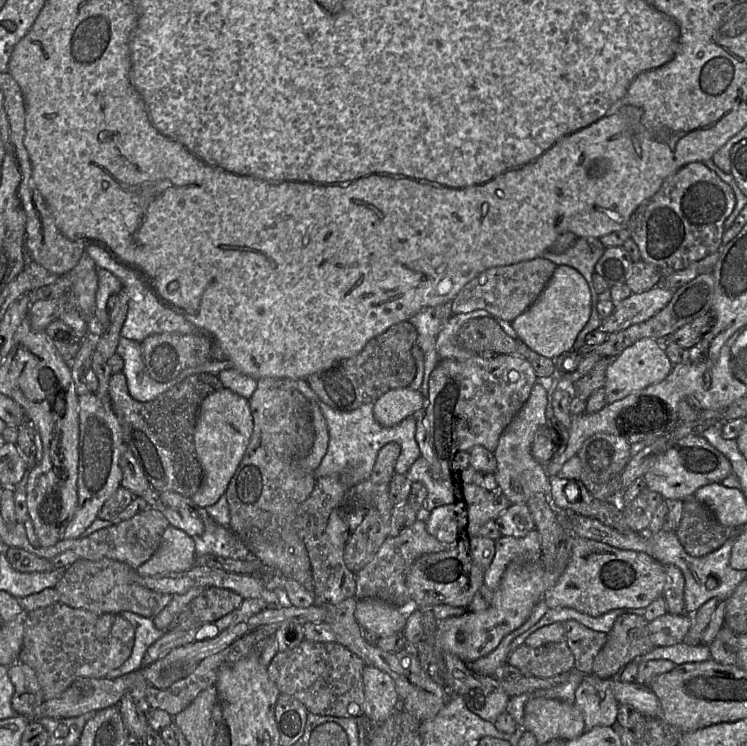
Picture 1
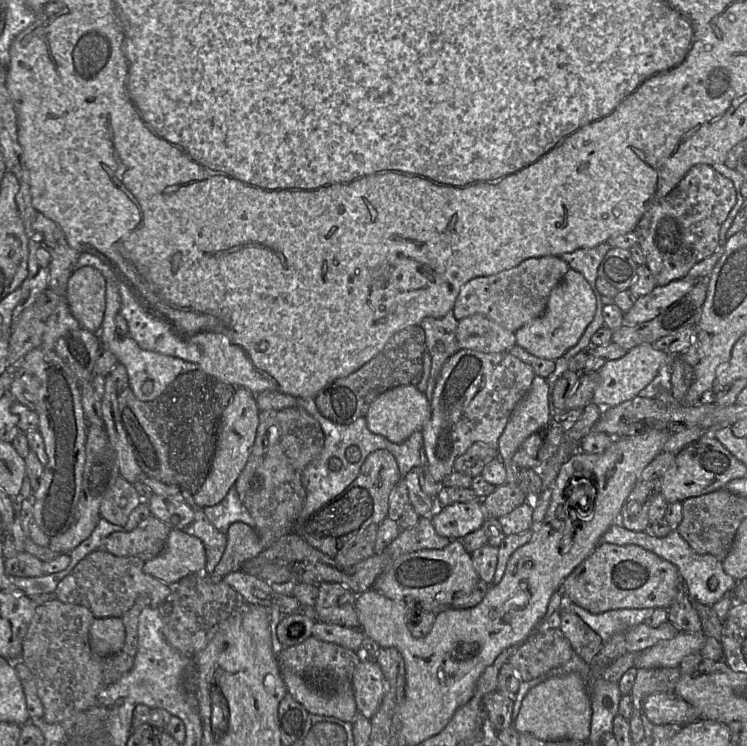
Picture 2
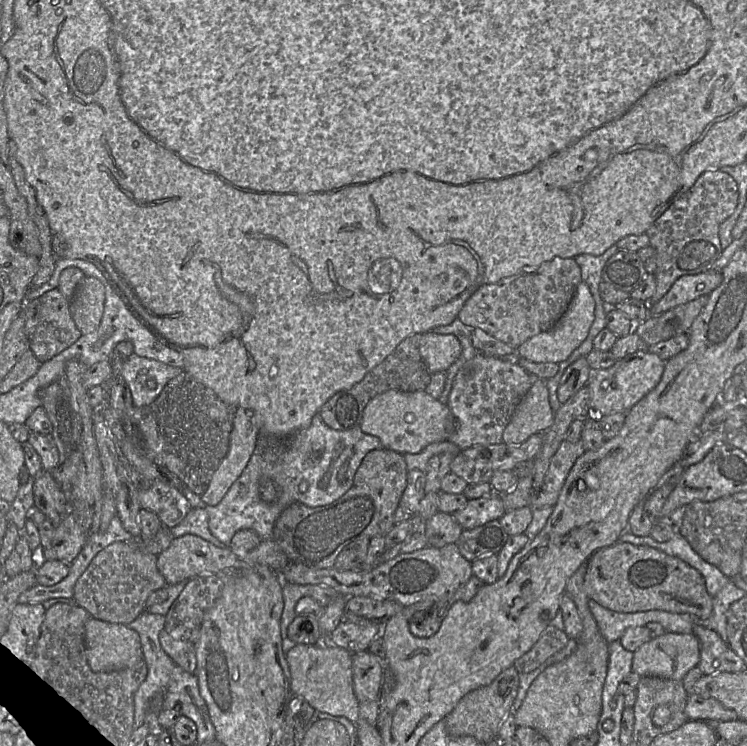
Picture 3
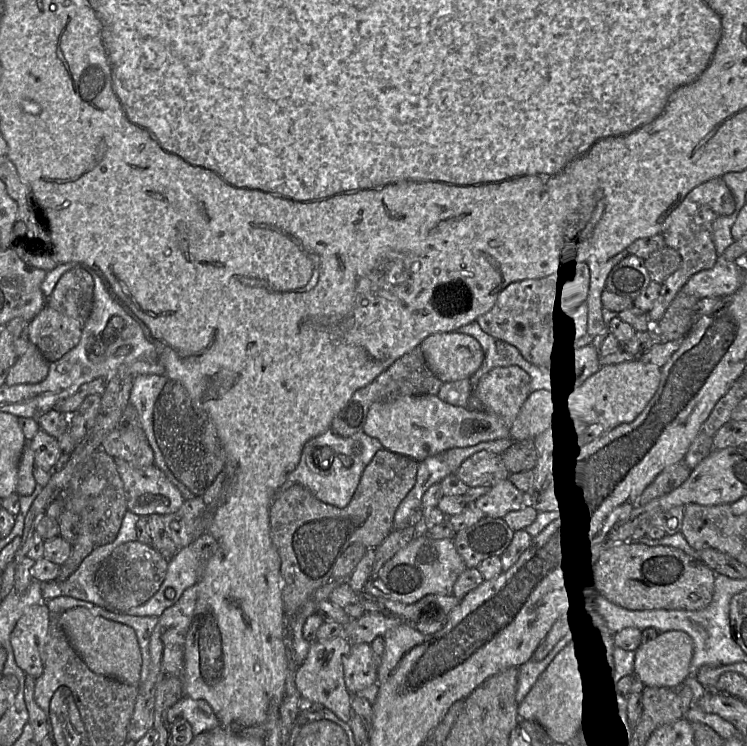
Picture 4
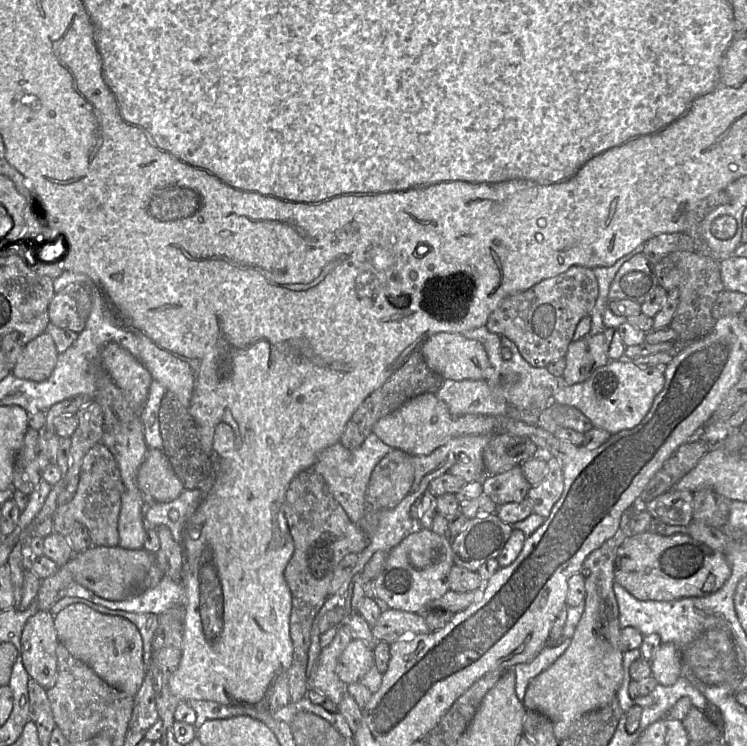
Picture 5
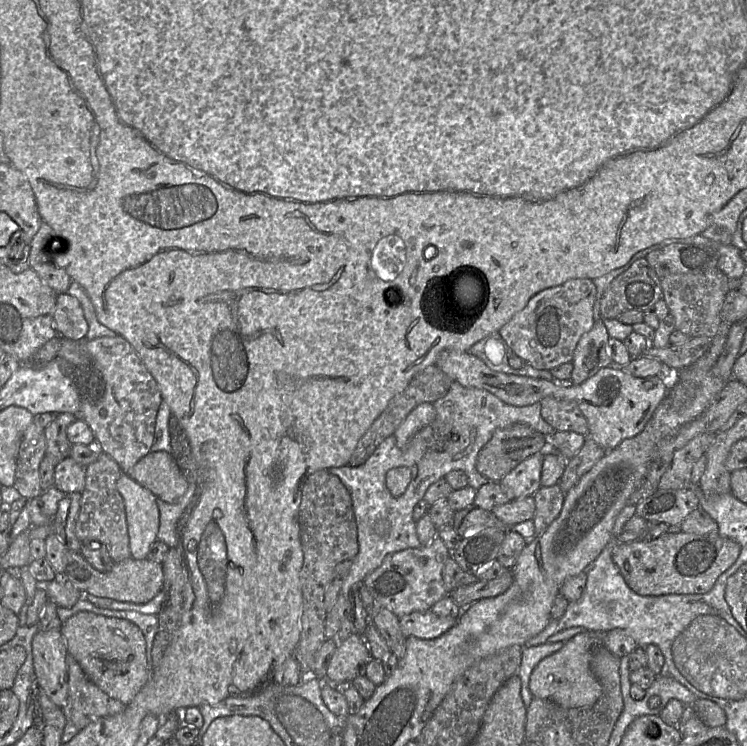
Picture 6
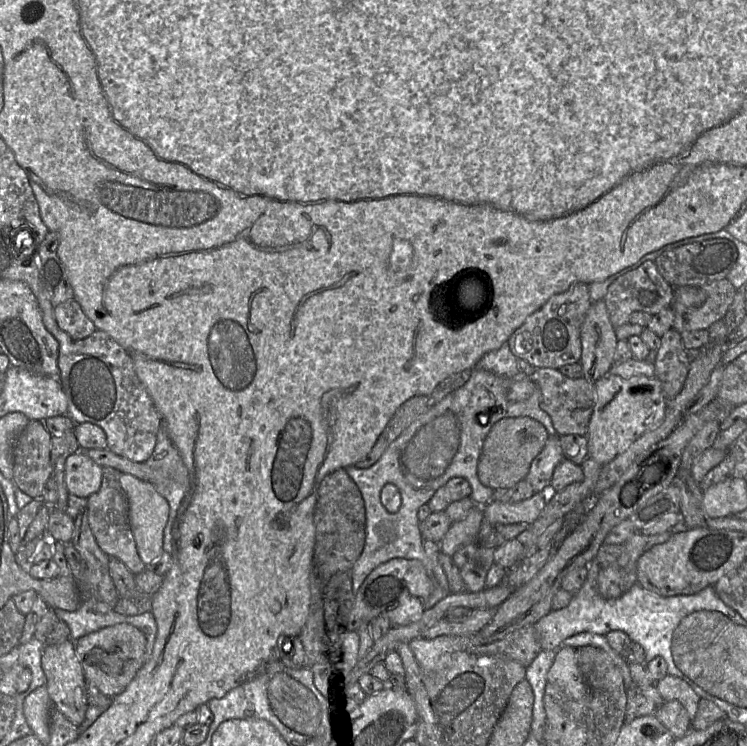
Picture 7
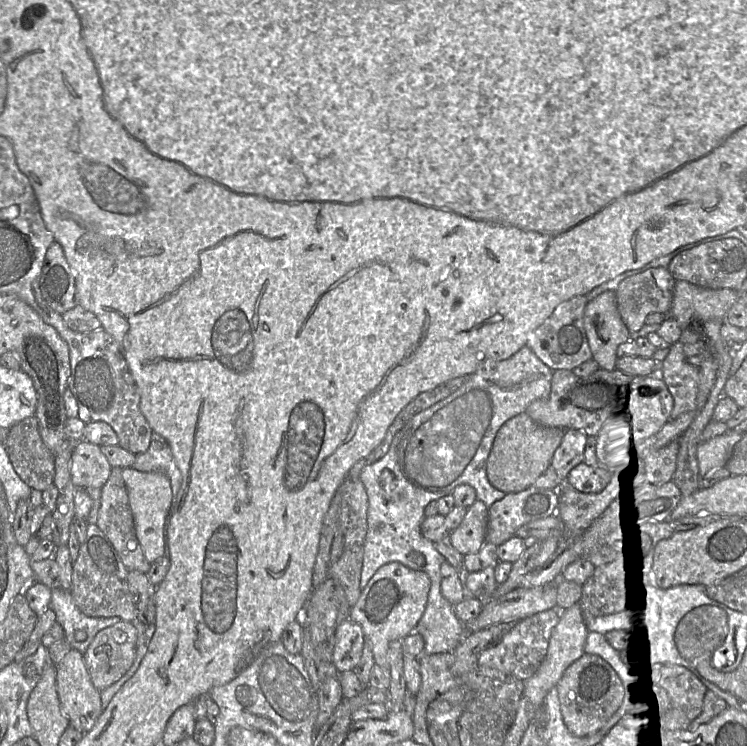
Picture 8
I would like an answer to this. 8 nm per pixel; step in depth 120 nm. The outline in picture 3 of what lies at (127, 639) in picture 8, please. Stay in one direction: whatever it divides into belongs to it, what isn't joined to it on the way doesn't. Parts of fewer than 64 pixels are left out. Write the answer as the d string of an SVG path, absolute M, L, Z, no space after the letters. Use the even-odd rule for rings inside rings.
M90 617L85 623L84 641L93 672L123 670L142 660L139 635L125 624Z

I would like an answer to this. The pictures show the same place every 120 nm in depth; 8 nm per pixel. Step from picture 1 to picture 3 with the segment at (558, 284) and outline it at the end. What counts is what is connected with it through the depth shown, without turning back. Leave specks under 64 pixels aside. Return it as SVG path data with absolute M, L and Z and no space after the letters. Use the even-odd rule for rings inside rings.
M581 281L576 288L573 299L567 311L556 323L556 325L545 332L541 332L522 343L516 354L519 358L525 358L535 363L560 363L567 360L575 349L577 349L588 336L589 330L595 319L595 300L589 286Z

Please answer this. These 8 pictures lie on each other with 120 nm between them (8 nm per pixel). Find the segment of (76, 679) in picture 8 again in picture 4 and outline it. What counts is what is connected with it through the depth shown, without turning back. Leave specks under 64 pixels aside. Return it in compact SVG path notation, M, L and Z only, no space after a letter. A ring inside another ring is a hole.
M41 602L29 607L17 621L10 635L10 643L13 649L17 665L28 675L38 678L42 675L44 666L42 662L42 647L46 642L49 631L51 615L46 602Z

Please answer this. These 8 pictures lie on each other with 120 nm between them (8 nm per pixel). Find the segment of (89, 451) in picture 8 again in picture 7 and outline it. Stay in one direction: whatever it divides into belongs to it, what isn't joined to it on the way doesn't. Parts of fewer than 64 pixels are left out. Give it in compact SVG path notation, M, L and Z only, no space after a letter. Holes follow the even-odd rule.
M80 447L65 461L65 484L69 494L88 498L101 486L102 467Z

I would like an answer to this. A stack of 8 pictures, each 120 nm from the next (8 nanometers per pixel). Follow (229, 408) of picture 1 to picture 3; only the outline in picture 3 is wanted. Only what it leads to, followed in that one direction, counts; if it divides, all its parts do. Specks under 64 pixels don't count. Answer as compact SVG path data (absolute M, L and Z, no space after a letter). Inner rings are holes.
M236 408L228 452L212 474L206 490L200 496L206 505L217 505L239 478L256 450L258 436L259 430L251 412L244 408Z

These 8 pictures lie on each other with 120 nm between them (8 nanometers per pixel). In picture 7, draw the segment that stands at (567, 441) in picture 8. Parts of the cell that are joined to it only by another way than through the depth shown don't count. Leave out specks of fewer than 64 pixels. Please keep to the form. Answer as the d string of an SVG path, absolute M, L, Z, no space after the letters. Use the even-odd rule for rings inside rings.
M557 434L549 435L544 448L531 463L525 480L535 493L550 492L554 469L564 459L559 437Z

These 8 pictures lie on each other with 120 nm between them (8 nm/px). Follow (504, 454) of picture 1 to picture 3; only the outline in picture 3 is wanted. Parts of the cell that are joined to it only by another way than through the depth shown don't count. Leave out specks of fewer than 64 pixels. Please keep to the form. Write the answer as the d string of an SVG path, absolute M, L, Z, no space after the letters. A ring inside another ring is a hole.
M537 378L516 407L503 432L502 441L505 444L523 443L536 433L546 432L553 421L554 412L546 381Z

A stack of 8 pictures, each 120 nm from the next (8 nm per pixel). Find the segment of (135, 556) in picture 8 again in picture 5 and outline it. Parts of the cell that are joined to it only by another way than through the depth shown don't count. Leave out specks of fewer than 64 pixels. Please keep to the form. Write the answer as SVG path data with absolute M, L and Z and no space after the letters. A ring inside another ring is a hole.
M97 443L83 457L74 497L69 503L58 506L51 518L53 532L67 536L75 524L83 524L88 529L92 546L118 546L118 520L124 489L114 456L105 445Z

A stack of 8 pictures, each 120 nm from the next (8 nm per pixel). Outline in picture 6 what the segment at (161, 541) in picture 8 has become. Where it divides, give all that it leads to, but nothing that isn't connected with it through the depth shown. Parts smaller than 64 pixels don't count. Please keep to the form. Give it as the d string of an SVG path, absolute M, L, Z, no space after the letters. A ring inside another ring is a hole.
M124 472L117 480L117 489L124 500L131 557L147 558L159 529L157 497Z

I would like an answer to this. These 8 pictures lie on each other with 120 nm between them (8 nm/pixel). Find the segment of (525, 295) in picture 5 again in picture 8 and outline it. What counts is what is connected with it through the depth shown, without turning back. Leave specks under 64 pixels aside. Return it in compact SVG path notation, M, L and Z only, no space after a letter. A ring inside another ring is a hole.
M585 295L575 296L560 303L551 316L529 334L526 346L551 370L573 370L592 359L592 352L583 325L587 303Z

